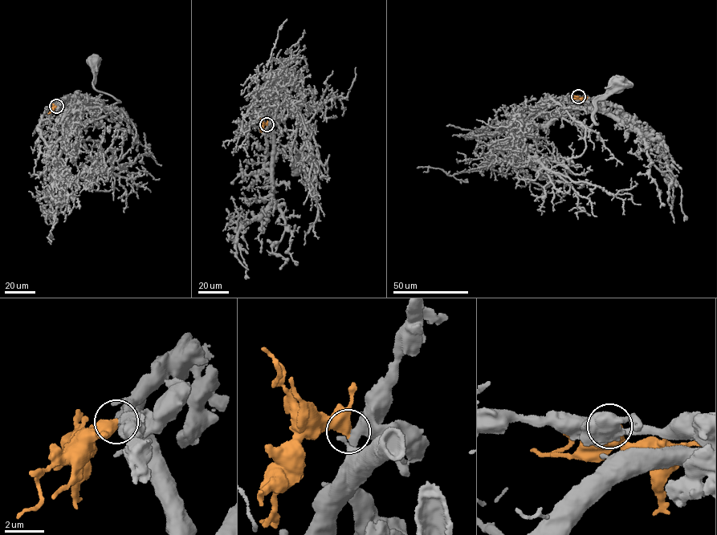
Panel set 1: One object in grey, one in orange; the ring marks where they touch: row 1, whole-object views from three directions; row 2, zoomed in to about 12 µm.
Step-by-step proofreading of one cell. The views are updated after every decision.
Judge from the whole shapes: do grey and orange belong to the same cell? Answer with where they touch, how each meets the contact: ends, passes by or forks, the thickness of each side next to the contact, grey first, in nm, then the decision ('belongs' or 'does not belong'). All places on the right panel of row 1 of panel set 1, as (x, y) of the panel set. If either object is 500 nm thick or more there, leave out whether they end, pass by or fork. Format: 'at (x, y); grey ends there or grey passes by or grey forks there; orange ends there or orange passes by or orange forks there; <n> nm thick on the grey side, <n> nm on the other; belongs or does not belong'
at (578, 96); 440 nm thick on the grey side, 600 nm on the other; belongs

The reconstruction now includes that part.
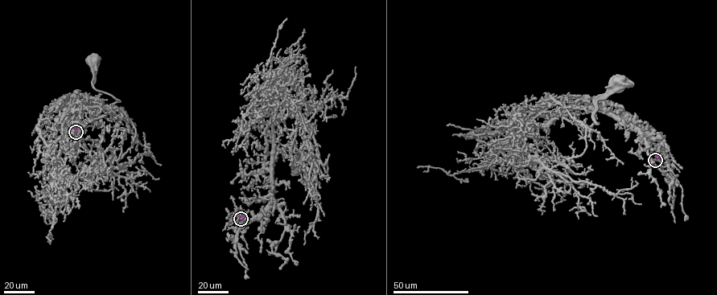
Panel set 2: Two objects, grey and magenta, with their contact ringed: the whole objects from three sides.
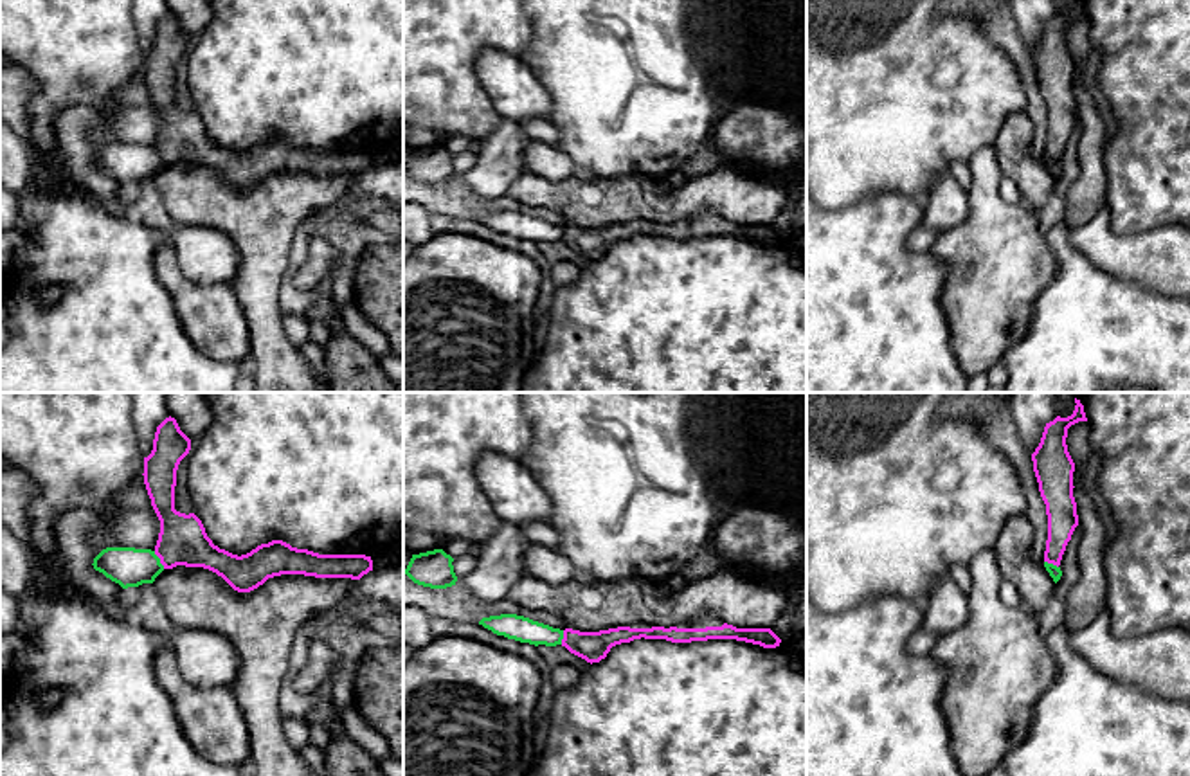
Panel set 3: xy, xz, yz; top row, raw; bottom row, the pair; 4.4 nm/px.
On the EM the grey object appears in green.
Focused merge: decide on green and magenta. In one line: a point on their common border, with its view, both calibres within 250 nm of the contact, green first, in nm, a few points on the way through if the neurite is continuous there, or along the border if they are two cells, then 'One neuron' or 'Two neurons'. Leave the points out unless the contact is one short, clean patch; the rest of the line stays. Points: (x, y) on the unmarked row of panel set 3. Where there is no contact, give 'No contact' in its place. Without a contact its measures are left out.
Touches green at xy (159, 157). Thickness 180 nm (green) against 220 nm. Boundary: xy (153, 148), (164, 164). Two neurons

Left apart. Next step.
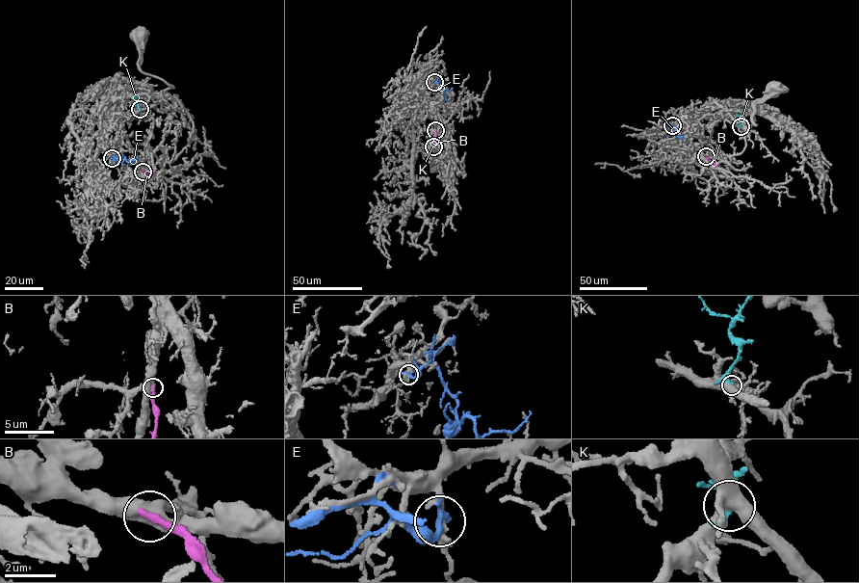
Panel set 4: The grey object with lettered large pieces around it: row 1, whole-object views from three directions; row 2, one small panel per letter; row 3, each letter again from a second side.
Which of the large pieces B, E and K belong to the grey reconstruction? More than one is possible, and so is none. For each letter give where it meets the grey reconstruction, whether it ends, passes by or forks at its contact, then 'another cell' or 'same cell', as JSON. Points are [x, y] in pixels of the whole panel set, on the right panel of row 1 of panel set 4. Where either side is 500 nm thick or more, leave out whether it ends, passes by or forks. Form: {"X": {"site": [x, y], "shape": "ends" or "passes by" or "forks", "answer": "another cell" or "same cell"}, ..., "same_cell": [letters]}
{"B": {"site": [706, 156], "shape": "ends", "answer": "same cell"}, "E": {"site": [672, 125], "shape": "ends", "answer": "another cell"}, "K": {"site": [741, 126], "shape": "ends", "answer": "another cell"}, "same_cell": ["B"]}

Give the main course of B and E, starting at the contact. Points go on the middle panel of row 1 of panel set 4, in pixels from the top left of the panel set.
B: (435, 129), (437, 145)
E: (434, 83), (438, 81), (445, 92), (452, 88)

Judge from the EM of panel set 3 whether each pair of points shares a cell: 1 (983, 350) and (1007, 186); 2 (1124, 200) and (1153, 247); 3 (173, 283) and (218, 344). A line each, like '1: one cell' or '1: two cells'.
1: two cells
2: two cells
3: one cell

